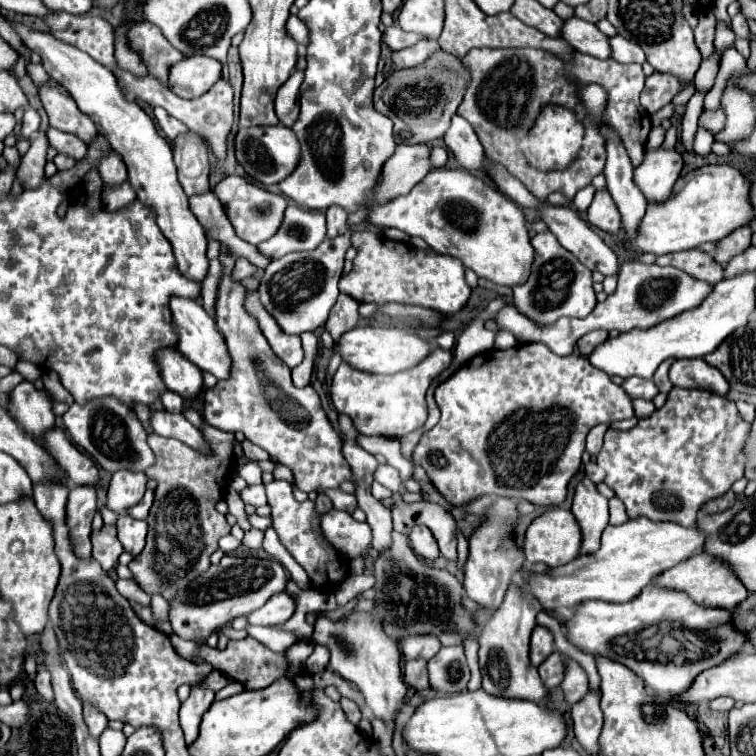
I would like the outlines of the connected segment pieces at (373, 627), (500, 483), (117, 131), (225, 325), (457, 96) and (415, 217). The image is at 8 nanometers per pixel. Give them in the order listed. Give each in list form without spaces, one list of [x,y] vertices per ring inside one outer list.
[[[354,611],[344,623],[318,619],[314,625],[312,641],[330,649],[330,671],[352,681],[362,691],[366,705],[374,711],[376,717],[388,721],[398,713],[398,705],[404,701],[408,685],[402,681],[398,643],[382,631],[378,619],[374,619],[370,613],[358,611]]]
[[[526,343],[526,345],[518,345],[512,349],[488,349],[476,357],[472,357],[466,365],[462,365],[448,381],[440,383],[436,387],[436,405],[440,409],[440,421],[436,427],[432,427],[430,431],[426,431],[420,439],[420,443],[416,445],[412,459],[414,463],[418,463],[420,467],[424,467],[424,471],[428,473],[432,485],[452,503],[452,505],[464,505],[480,495],[496,495],[496,497],[512,497],[512,499],[526,499],[534,505],[540,507],[548,507],[548,505],[560,505],[566,497],[568,491],[568,481],[572,479],[572,475],[578,471],[580,461],[582,461],[582,453],[584,453],[584,441],[588,431],[598,425],[598,423],[612,423],[612,421],[622,421],[622,419],[630,419],[634,417],[634,409],[632,409],[632,399],[622,391],[620,385],[614,385],[608,375],[604,371],[598,371],[596,367],[592,367],[586,357],[582,355],[568,355],[568,357],[560,357],[554,355],[546,345],[542,343]]]
[[[6,19],[6,21],[18,33],[20,41],[42,57],[42,65],[50,75],[50,79],[54,79],[70,93],[78,109],[84,115],[90,115],[96,129],[102,131],[102,135],[106,135],[110,149],[122,157],[122,161],[128,167],[128,181],[136,191],[136,199],[144,203],[148,209],[154,209],[156,223],[174,249],[178,271],[182,271],[186,279],[194,279],[196,283],[202,283],[208,273],[206,235],[202,225],[190,211],[188,197],[178,183],[172,149],[168,141],[158,135],[152,119],[140,109],[138,103],[126,101],[122,89],[116,83],[114,73],[102,67],[102,63],[98,63],[84,51],[78,51],[76,47],[70,47],[60,39],[54,39],[54,35],[50,35],[48,31],[34,31],[28,25],[14,19]]]
[[[222,247],[220,261],[224,265],[224,277],[218,287],[216,325],[224,335],[232,367],[228,379],[204,389],[206,423],[220,431],[244,433],[248,441],[266,449],[274,461],[290,467],[294,487],[300,491],[310,493],[316,489],[336,489],[342,481],[350,479],[350,467],[340,451],[340,435],[330,425],[314,387],[306,385],[304,389],[298,389],[292,385],[290,367],[274,355],[256,319],[244,311],[246,289],[238,281],[230,279],[236,259],[230,257],[226,247]]]
[[[434,53],[426,63],[414,67],[414,69],[404,69],[404,71],[394,71],[374,93],[374,105],[380,113],[384,113],[388,119],[394,123],[394,137],[396,143],[428,143],[446,133],[450,127],[450,119],[456,113],[458,105],[464,99],[466,93],[466,71],[462,71],[462,65],[456,65],[456,59],[446,55],[446,53]]]
[[[432,169],[408,195],[374,207],[368,223],[378,229],[396,227],[408,235],[422,237],[432,251],[458,257],[464,267],[494,285],[514,287],[524,283],[536,255],[520,207],[480,175],[464,169]]]

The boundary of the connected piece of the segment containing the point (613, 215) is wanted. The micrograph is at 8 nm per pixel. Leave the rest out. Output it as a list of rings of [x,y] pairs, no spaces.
[[[598,189],[592,205],[588,207],[588,221],[596,227],[600,227],[602,231],[608,231],[612,235],[618,233],[620,229],[620,211],[616,209],[614,199],[610,197],[610,193],[606,189]]]

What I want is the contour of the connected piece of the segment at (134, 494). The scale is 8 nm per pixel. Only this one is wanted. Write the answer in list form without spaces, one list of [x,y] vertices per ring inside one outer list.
[[[116,471],[108,487],[108,507],[116,513],[132,507],[146,491],[146,475],[140,471]]]

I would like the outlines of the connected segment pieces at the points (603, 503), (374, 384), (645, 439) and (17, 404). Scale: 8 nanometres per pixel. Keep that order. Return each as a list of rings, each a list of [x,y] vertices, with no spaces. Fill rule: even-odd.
[[[582,477],[576,483],[574,497],[572,497],[572,513],[582,529],[582,553],[594,553],[600,547],[600,535],[608,525],[608,499],[600,495],[598,487],[588,477]]]
[[[434,347],[430,355],[424,359],[424,363],[418,363],[410,371],[394,373],[394,375],[372,375],[354,371],[348,363],[342,363],[338,371],[332,377],[330,385],[330,397],[332,405],[338,413],[348,415],[354,421],[354,427],[362,435],[382,435],[388,439],[398,439],[408,435],[410,431],[424,425],[428,417],[426,407],[426,391],[430,387],[430,381],[442,373],[452,361],[452,353],[444,351],[440,347]]]
[[[672,387],[672,391],[668,393],[668,401],[662,409],[656,409],[650,417],[640,419],[628,431],[606,431],[604,447],[598,453],[598,465],[606,471],[604,483],[616,491],[616,497],[626,505],[626,513],[630,519],[648,517],[654,521],[672,521],[682,523],[682,527],[692,527],[704,503],[730,491],[732,483],[744,477],[744,447],[748,437],[750,423],[740,417],[736,403],[726,395]]]
[[[22,381],[12,389],[8,401],[8,413],[34,437],[54,427],[52,395],[46,389],[36,389],[34,383]]]

